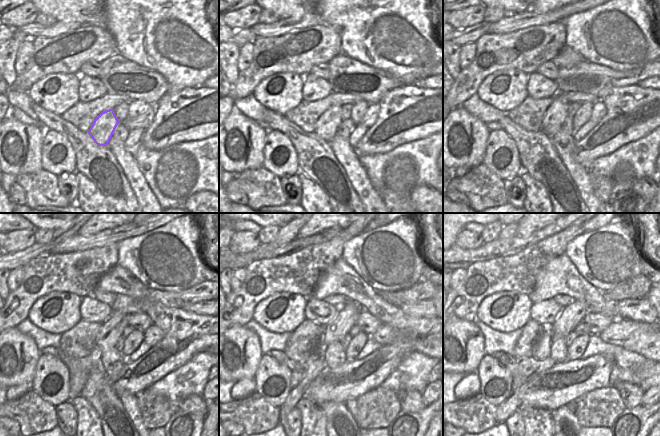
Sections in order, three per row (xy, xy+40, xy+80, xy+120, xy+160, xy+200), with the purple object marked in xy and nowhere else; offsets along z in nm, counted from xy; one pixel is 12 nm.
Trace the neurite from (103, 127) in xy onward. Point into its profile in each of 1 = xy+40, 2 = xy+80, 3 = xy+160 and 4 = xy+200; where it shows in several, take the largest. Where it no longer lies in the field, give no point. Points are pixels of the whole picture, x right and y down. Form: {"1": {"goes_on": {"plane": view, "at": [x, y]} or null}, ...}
{"1": {"goes_on": {"plane": "xy+40", "at": [326, 127]}}, "2": {"goes_on": {"plane": "xy+80", "at": [556, 113]}}, "3": {"goes_on": {"plane": "xy+160", "at": [335, 330]}}, "4": {"goes_on": {"plane": "xy+200", "at": [565, 323]}}}

